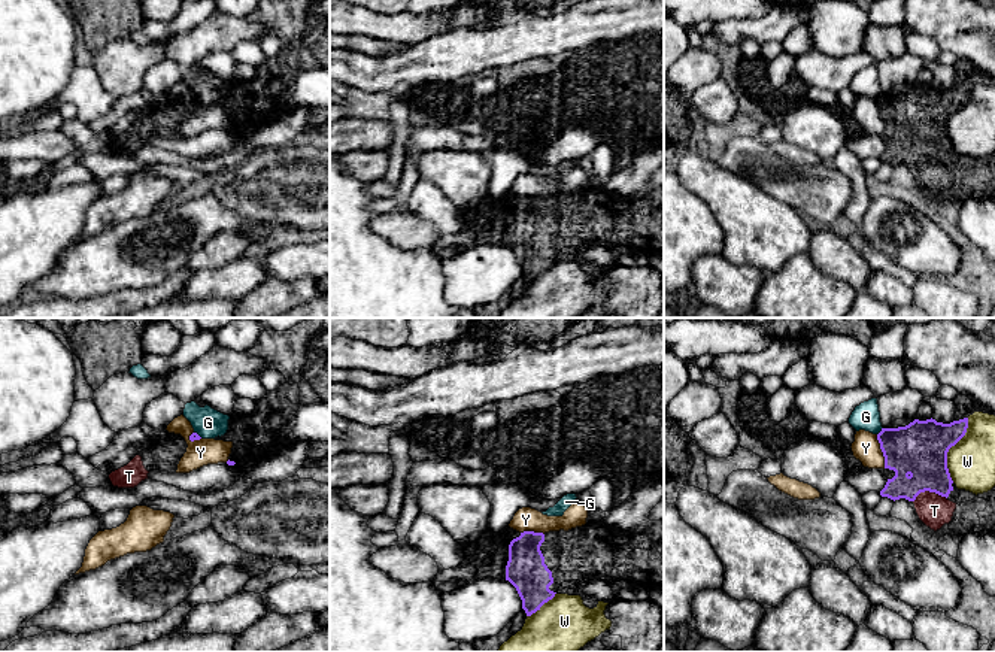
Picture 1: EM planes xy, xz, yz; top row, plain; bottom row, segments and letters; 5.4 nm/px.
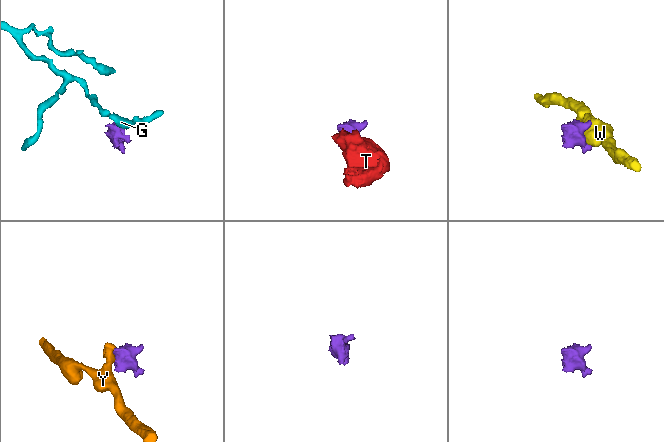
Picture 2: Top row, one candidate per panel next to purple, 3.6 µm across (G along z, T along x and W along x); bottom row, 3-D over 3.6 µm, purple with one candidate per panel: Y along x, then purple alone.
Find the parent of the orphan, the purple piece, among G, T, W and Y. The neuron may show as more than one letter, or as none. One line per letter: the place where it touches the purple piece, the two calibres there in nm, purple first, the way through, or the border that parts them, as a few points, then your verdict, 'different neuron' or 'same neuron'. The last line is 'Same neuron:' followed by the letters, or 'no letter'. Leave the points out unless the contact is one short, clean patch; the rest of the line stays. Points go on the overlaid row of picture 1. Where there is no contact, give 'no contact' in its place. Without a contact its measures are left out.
G: contact yz (880, 431); calibres 300 and 140 nm; border yz (882, 427), (877, 434); different neuron
T: contact yz (928, 490); calibres 300 and 180 nm; same neuron
W: contact yz (948, 451); calibres 300 and 260 nm; border yz (968, 418), (965, 433), (948, 452), (948, 472), (952, 482); different neuron
Y: contact yz (882, 451); calibres 300 and 150 nm; border yz (876, 434), (885, 467); different neuron
Same neuron: T

